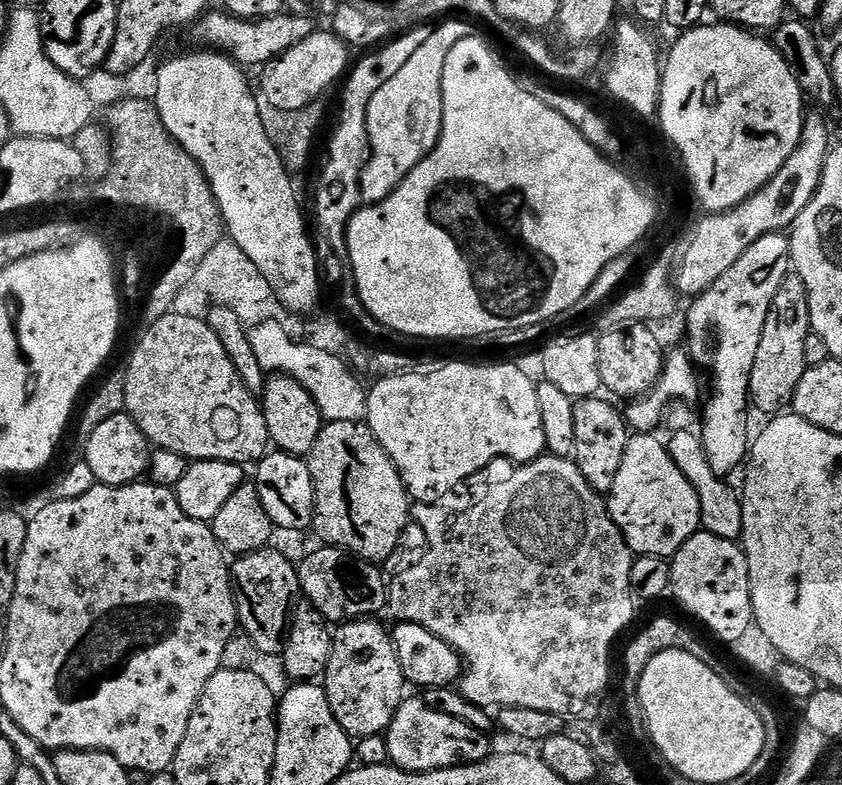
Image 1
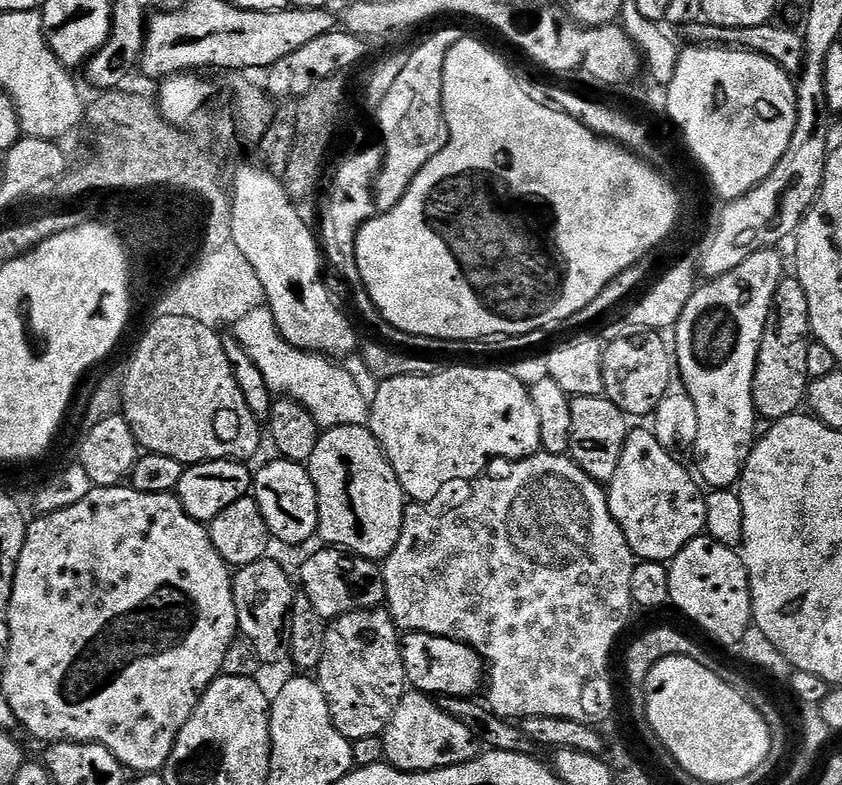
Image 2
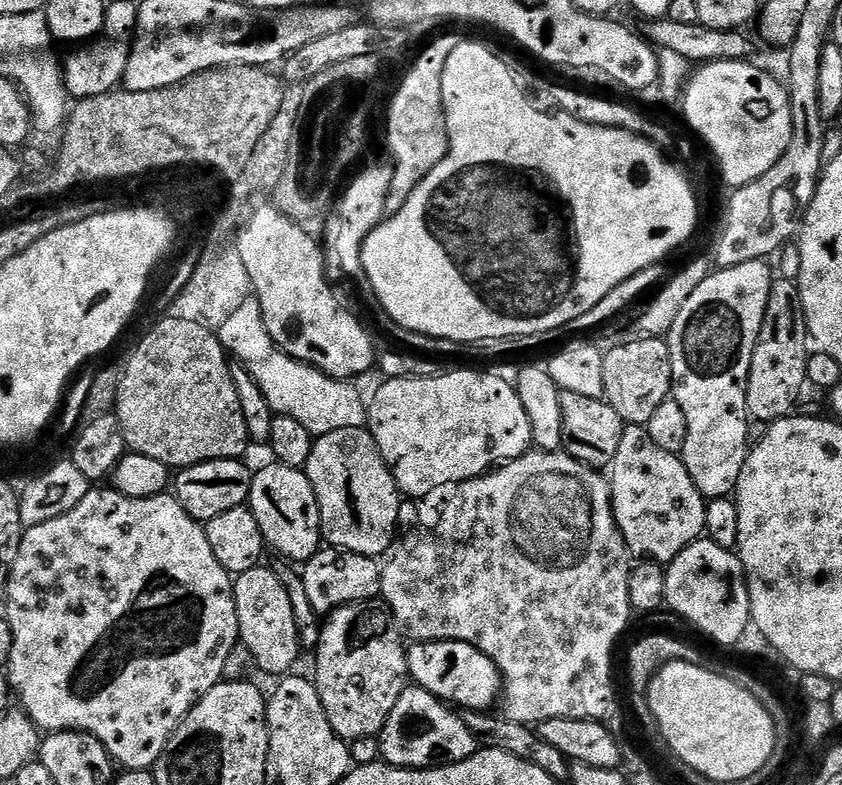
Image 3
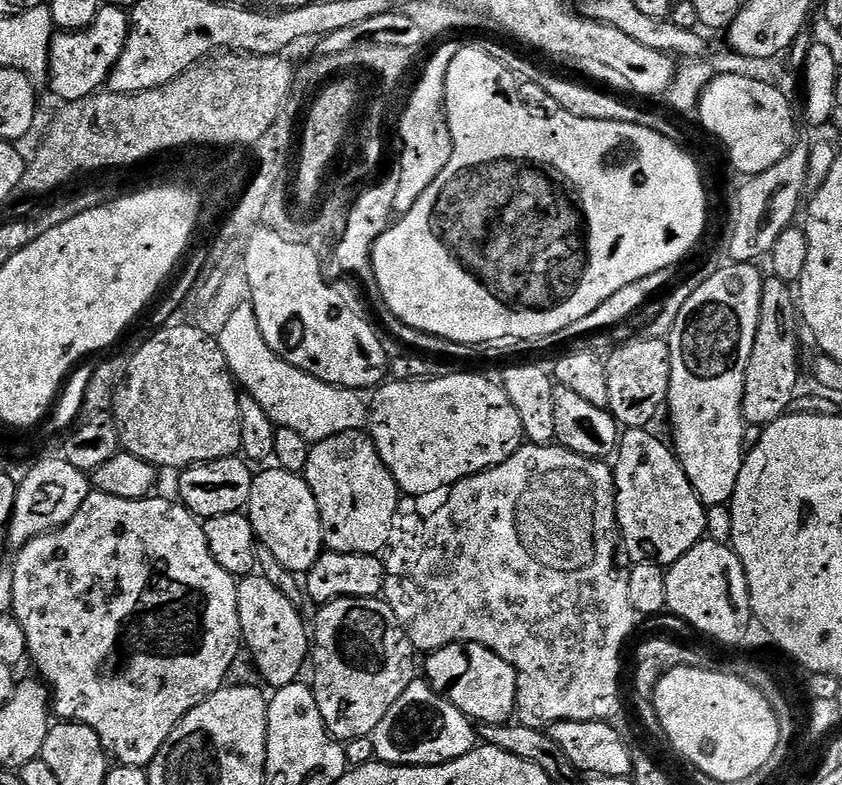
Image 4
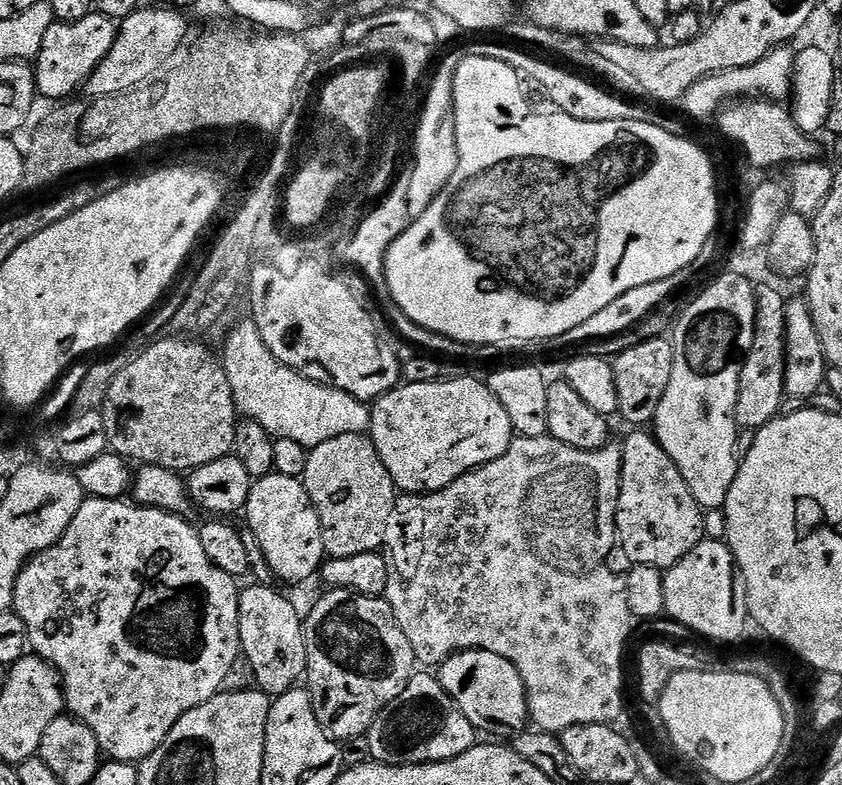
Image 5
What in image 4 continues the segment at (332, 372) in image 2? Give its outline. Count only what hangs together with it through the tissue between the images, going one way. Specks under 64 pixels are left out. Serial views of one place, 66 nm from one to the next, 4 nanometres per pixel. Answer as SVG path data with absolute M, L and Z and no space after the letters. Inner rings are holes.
M244 302L230 314L218 339L233 380L266 410L276 428L295 430L302 434L302 438L315 442L334 434L358 432L367 425L370 408L359 391L335 388L333 384L322 382L298 370L298 366L290 366L290 362L266 346L266 338L262 338L262 330L258 330L258 318L251 303Z

